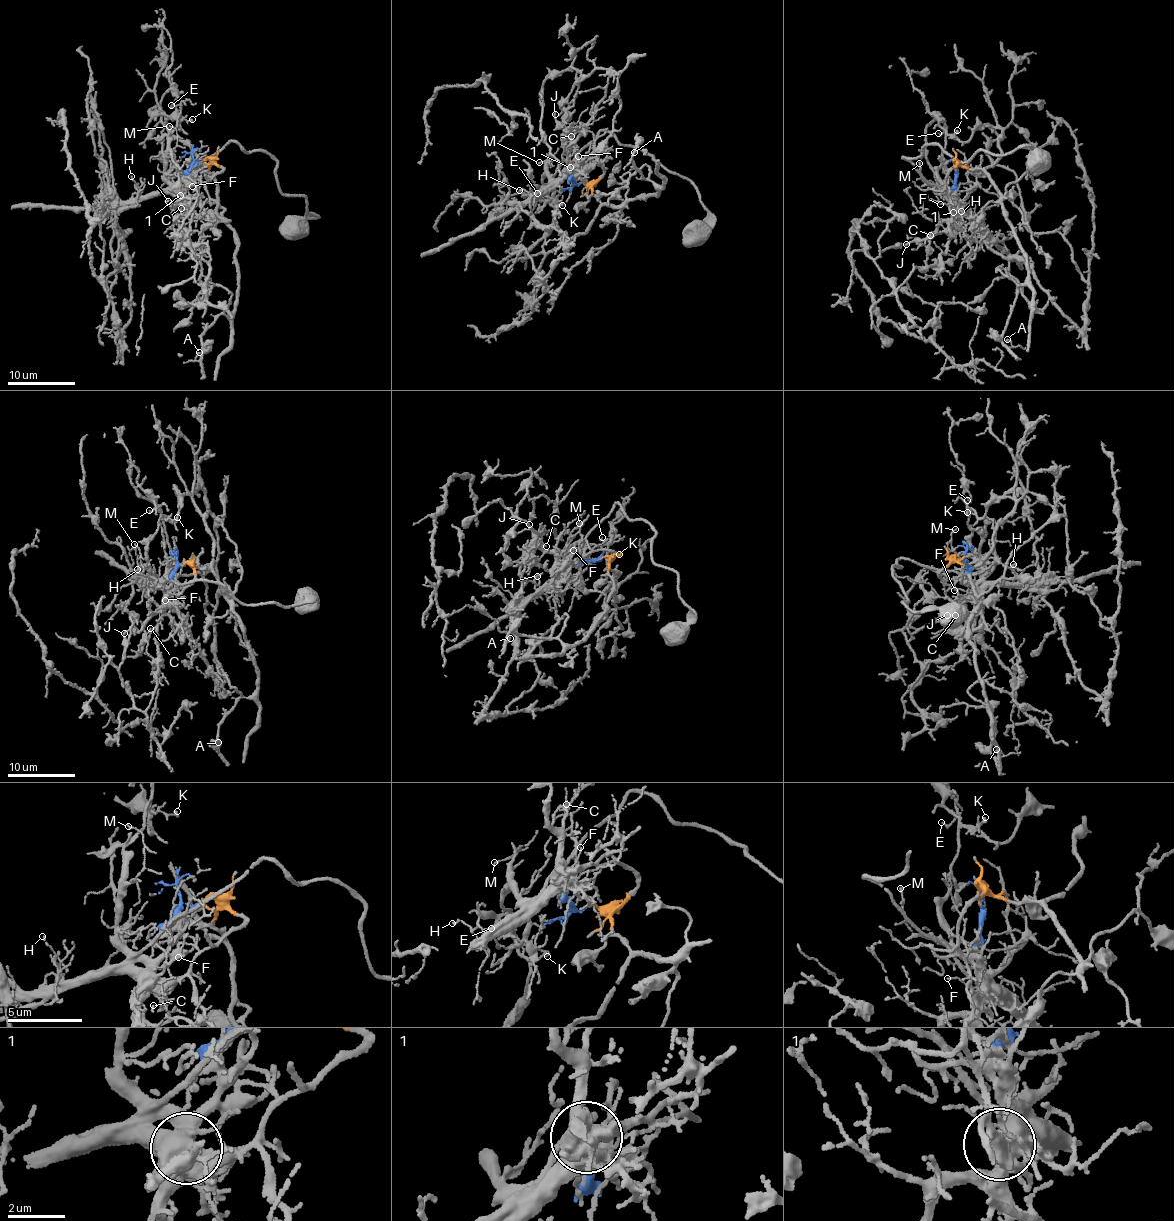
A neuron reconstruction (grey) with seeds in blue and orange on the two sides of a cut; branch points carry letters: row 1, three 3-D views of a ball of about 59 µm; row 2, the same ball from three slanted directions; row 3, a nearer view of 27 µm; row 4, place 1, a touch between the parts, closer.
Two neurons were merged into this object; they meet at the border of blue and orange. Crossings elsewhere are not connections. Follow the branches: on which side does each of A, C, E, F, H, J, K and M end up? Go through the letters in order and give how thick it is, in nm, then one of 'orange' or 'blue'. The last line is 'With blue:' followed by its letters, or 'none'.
A: 140 nm thick; orange
C: 110 nm thick; blue
E: 110 nm thick; orange
F: 80 nm thick; blue
H: 130 nm thick; blue
J: 160 nm thick; blue
K: 160 nm thick; orange
M: 110 nm thick; blue
With blue: C, F, H, J, M

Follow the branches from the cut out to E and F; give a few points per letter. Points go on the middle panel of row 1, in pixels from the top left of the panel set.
E: (582, 182), (600, 202), (597, 214), (583, 234), (547, 252), (554, 207), (536, 192)
F: (581, 181), (576, 184), (571, 170), (578, 156)

